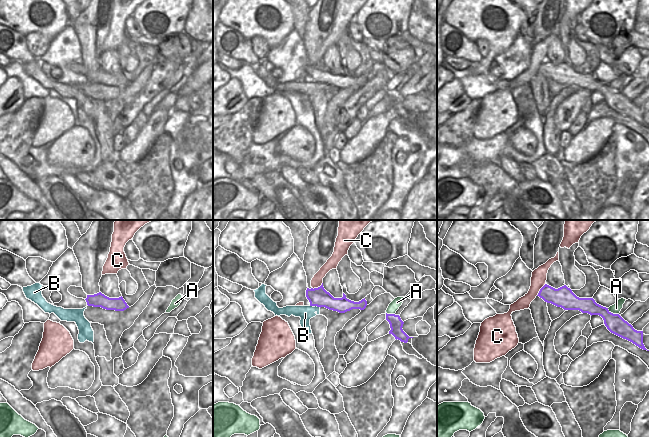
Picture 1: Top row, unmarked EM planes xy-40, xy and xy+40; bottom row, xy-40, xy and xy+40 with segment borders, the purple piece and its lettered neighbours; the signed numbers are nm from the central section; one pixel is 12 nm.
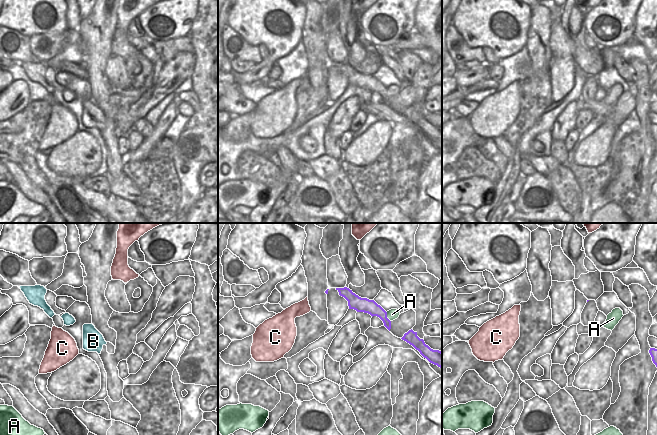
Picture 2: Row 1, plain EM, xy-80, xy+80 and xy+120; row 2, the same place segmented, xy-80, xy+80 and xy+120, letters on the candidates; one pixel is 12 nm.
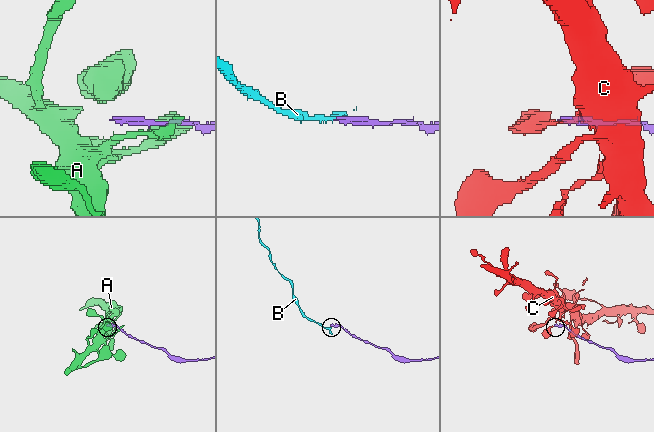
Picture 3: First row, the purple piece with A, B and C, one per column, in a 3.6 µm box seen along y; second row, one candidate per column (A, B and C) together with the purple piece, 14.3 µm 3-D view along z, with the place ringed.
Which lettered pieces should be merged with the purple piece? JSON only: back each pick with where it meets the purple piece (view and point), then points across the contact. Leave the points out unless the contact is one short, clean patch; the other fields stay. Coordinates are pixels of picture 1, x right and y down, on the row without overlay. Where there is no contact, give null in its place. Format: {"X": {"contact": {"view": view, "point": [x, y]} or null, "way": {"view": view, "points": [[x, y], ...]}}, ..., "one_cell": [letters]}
{"one_cell": []}

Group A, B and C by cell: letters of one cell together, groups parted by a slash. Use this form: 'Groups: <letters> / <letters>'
Groups: A / B / C

